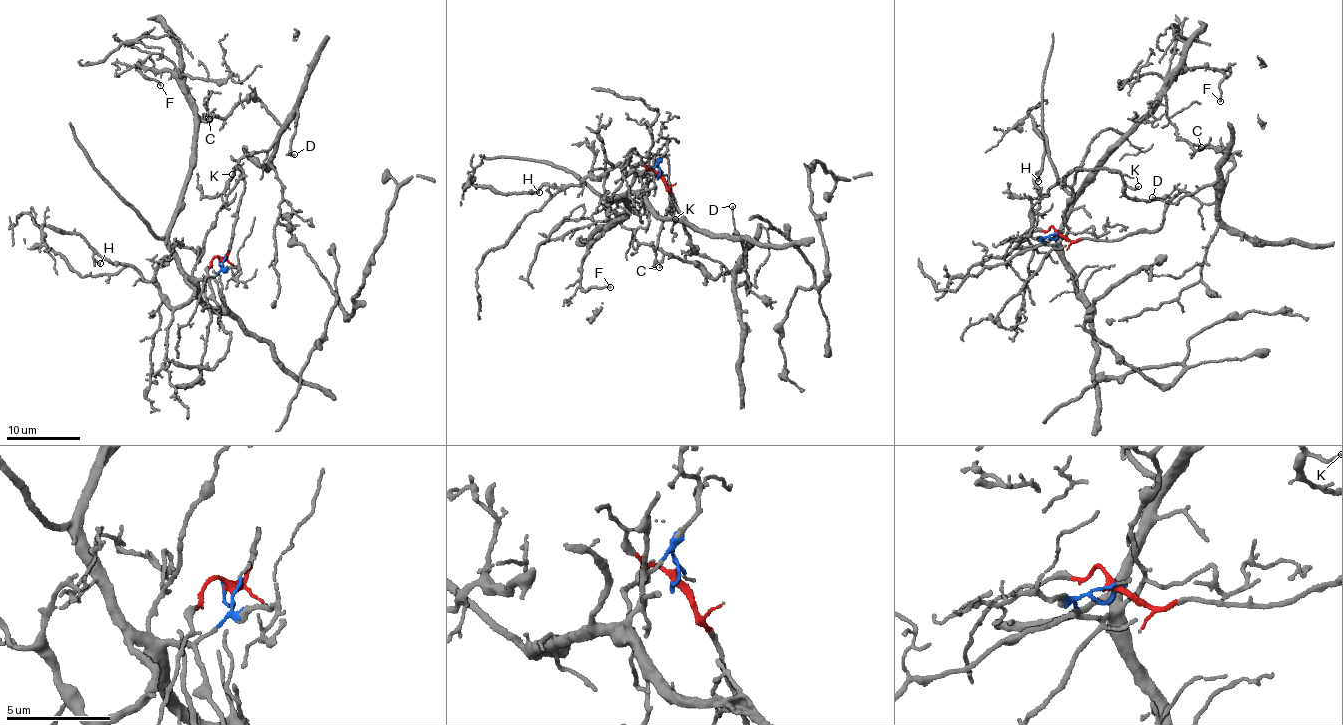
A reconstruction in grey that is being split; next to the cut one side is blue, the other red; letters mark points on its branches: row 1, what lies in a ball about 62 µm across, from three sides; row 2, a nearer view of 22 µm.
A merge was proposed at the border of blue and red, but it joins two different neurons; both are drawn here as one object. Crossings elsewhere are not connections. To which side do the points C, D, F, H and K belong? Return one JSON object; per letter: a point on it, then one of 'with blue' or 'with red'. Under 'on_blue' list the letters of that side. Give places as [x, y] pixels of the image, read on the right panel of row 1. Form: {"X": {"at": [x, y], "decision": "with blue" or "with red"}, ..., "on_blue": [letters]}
{"C": {"at": [1201, 147], "decision": "with red"}, "D": {"at": [1152, 197], "decision": "with red"}, "F": {"at": [1220, 101], "decision": "with blue"}, "H": {"at": [1038, 181], "decision": "with blue"}, "K": {"at": [1138, 186], "decision": "with blue"}, "on_blue": ["F", "H", "K"]}

